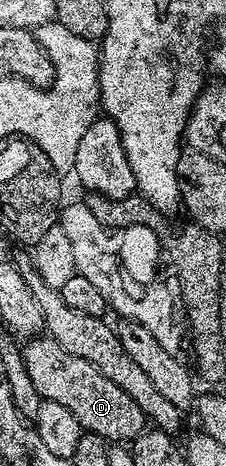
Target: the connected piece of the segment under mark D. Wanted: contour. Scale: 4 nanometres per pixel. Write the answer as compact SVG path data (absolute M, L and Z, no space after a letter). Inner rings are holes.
M32 338L23 345L26 371L30 374L38 394L45 400L62 402L74 418L78 418L81 429L98 434L106 442L131 442L145 431L144 411L122 390L114 386L102 370L98 370L86 358L73 352L62 350L58 342L51 338ZM125 440L125 441L124 441Z

